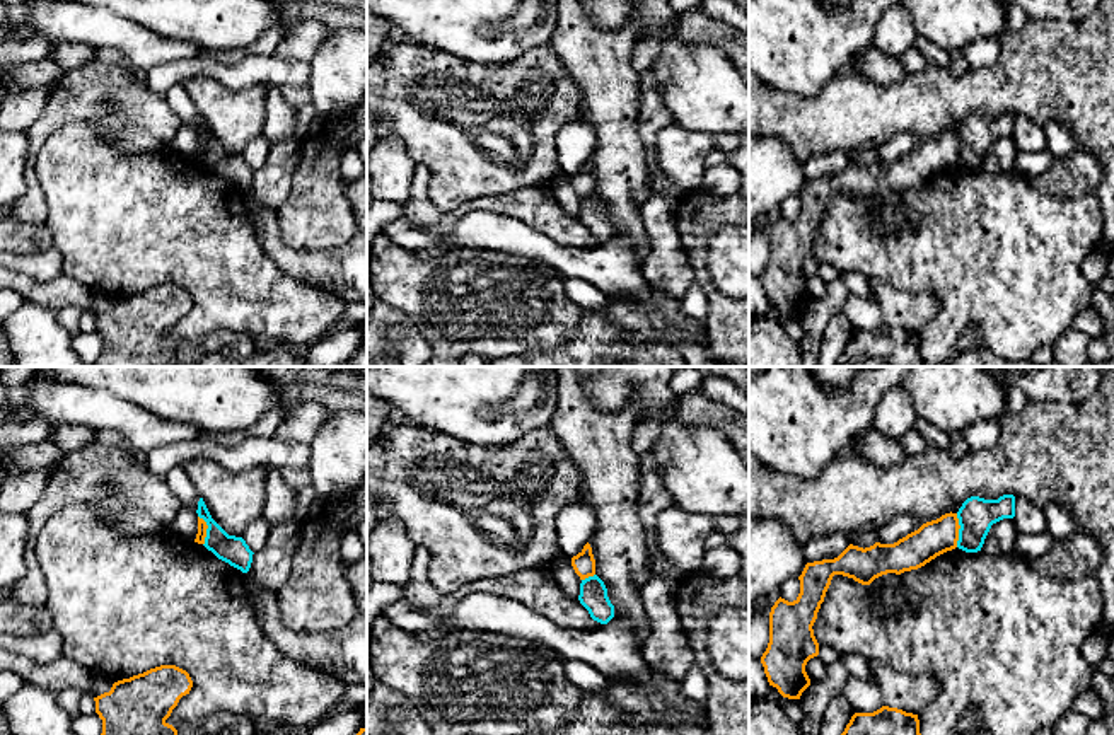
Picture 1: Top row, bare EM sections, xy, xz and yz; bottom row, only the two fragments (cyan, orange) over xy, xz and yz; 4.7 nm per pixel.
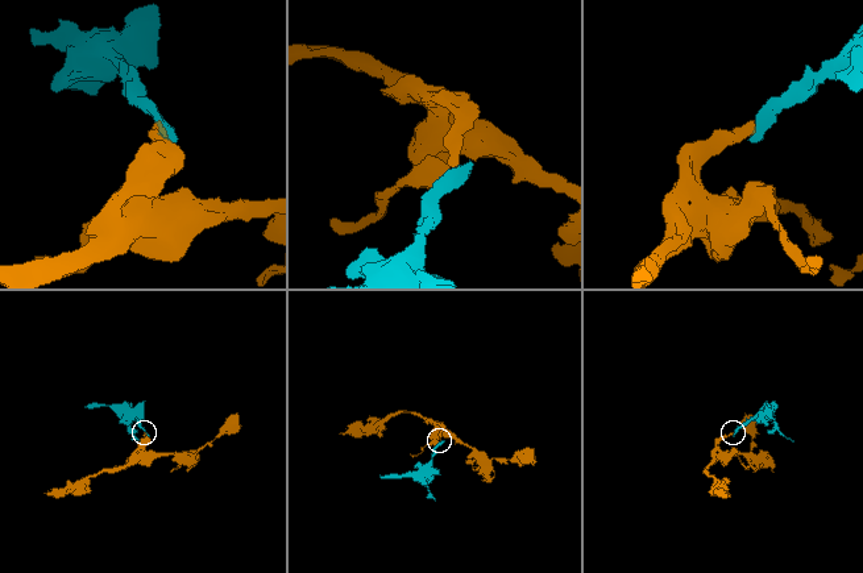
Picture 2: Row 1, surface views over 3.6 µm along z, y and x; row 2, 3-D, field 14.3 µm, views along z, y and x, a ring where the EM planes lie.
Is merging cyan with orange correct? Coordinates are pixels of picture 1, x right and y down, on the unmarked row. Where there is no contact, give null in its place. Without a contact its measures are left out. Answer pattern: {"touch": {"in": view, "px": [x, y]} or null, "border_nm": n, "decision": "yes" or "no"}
{"touch": {"in": "yz", "px": [959, 149]}, "border_nm": 160, "decision": "no"}

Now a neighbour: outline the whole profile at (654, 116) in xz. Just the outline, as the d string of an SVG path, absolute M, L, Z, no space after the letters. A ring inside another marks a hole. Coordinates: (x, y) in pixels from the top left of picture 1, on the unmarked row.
M650 70L641 77L638 131L647 152L650 188L659 196L681 196L674 181L662 172L655 159L657 135L670 124L676 124L676 118L665 106L653 70Z

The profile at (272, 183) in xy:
M276 140L271 143L266 162L252 172L249 191L261 205L275 211L292 191L299 162L299 140Z

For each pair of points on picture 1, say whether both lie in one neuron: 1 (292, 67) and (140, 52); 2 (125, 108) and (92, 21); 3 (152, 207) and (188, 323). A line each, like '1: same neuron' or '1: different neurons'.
1: different neurons
2: different neurons
3: same neuron

